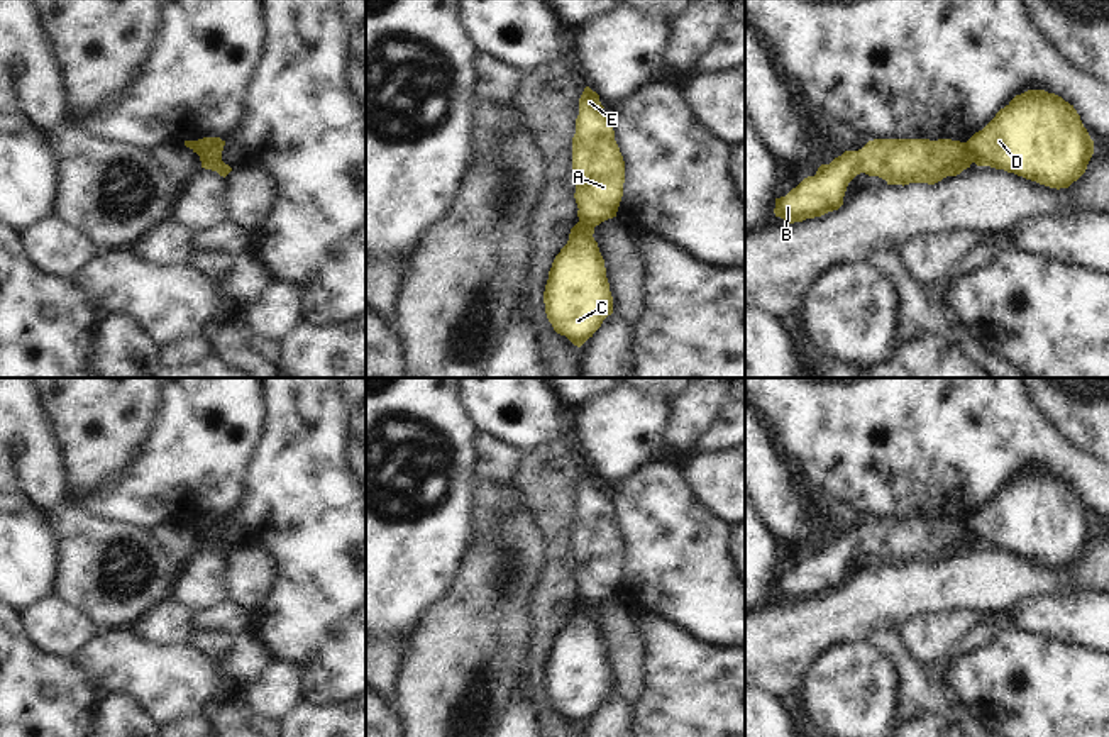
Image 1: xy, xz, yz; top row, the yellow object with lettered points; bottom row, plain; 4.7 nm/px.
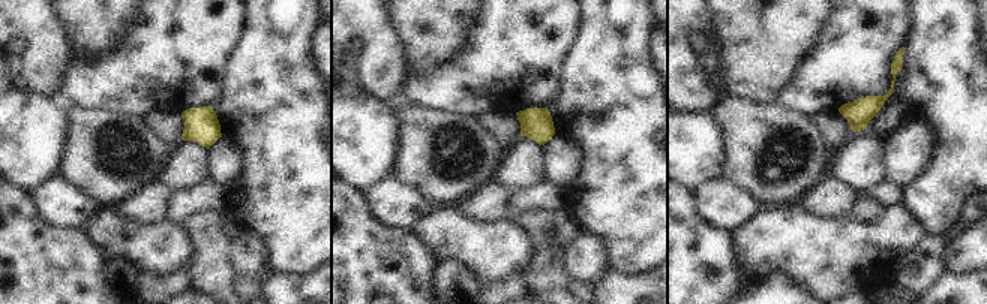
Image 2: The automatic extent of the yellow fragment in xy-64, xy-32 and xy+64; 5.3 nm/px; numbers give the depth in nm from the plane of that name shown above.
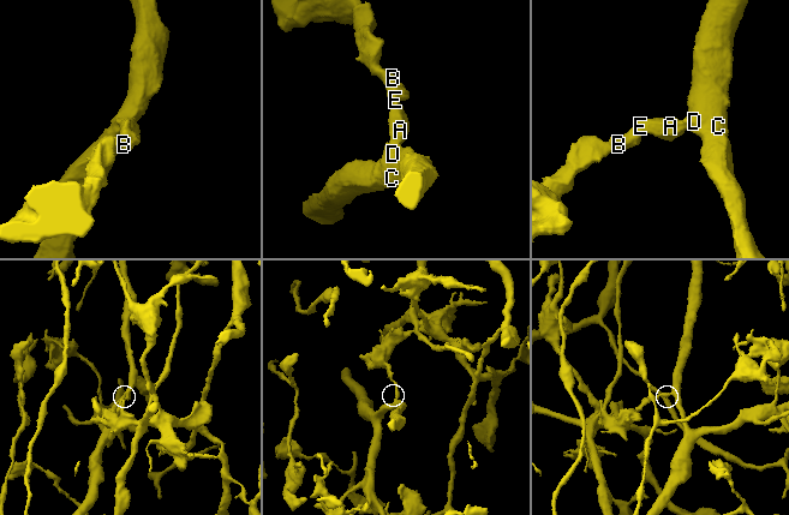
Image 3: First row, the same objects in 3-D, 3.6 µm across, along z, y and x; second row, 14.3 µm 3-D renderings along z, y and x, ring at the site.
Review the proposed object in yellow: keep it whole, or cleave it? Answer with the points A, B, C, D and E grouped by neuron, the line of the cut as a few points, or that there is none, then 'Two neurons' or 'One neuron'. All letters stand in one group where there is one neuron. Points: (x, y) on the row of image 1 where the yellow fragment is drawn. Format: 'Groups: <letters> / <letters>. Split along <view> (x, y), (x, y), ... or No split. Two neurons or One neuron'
Groups: A B E / C D. Split along xy (222, 141), (214, 143), (200, 156). Two neurons.

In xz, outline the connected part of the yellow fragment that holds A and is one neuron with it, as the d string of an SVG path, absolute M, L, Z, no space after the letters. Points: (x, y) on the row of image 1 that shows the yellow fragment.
M586 86L572 137L577 217L593 229L616 217L625 183L625 161L603 108L599 95Z

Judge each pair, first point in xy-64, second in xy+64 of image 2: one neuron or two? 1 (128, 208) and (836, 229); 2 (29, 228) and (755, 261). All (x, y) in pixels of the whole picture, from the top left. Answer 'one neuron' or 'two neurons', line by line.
1: two neurons
2: two neurons

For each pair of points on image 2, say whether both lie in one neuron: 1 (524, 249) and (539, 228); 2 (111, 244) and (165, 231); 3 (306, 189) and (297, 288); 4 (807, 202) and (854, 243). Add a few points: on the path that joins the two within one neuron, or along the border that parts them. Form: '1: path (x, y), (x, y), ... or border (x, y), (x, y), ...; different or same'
1: border (516, 220), (533, 246), (531, 262), (522, 273); different
2: path (125, 241), (152, 241); same
3: border (315, 268), (305, 274), (269, 274), (266, 277); different
4: border (798, 205), (821, 217), (846, 216); different

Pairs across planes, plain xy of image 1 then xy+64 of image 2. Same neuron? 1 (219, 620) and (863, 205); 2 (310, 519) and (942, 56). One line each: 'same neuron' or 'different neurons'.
1: different neurons
2: same neuron

